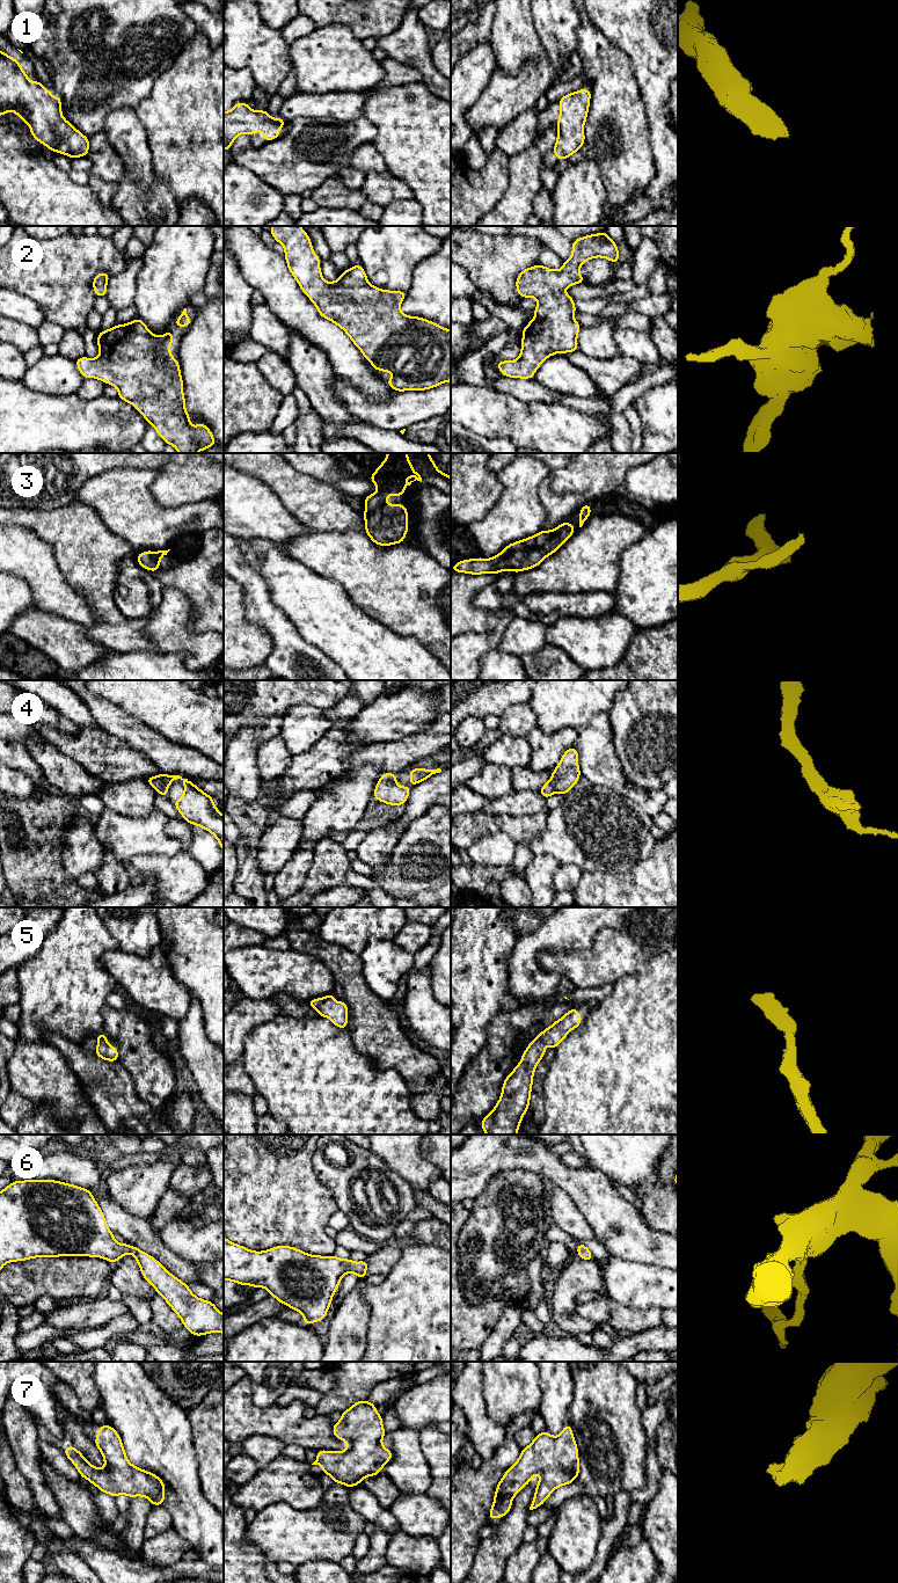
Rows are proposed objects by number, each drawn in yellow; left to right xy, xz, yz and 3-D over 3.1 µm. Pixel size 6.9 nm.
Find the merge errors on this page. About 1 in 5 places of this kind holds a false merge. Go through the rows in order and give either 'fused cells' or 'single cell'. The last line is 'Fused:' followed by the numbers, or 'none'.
1: single cell
2: single cell
3: single cell
4: single cell
5: single cell
6: single cell
7: single cell
Fused: none

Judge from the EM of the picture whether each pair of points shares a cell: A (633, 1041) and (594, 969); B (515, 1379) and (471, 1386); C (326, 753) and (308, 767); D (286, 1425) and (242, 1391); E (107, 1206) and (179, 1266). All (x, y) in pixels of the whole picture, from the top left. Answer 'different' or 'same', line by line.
A: different
B: different
C: same
D: same
E: same

